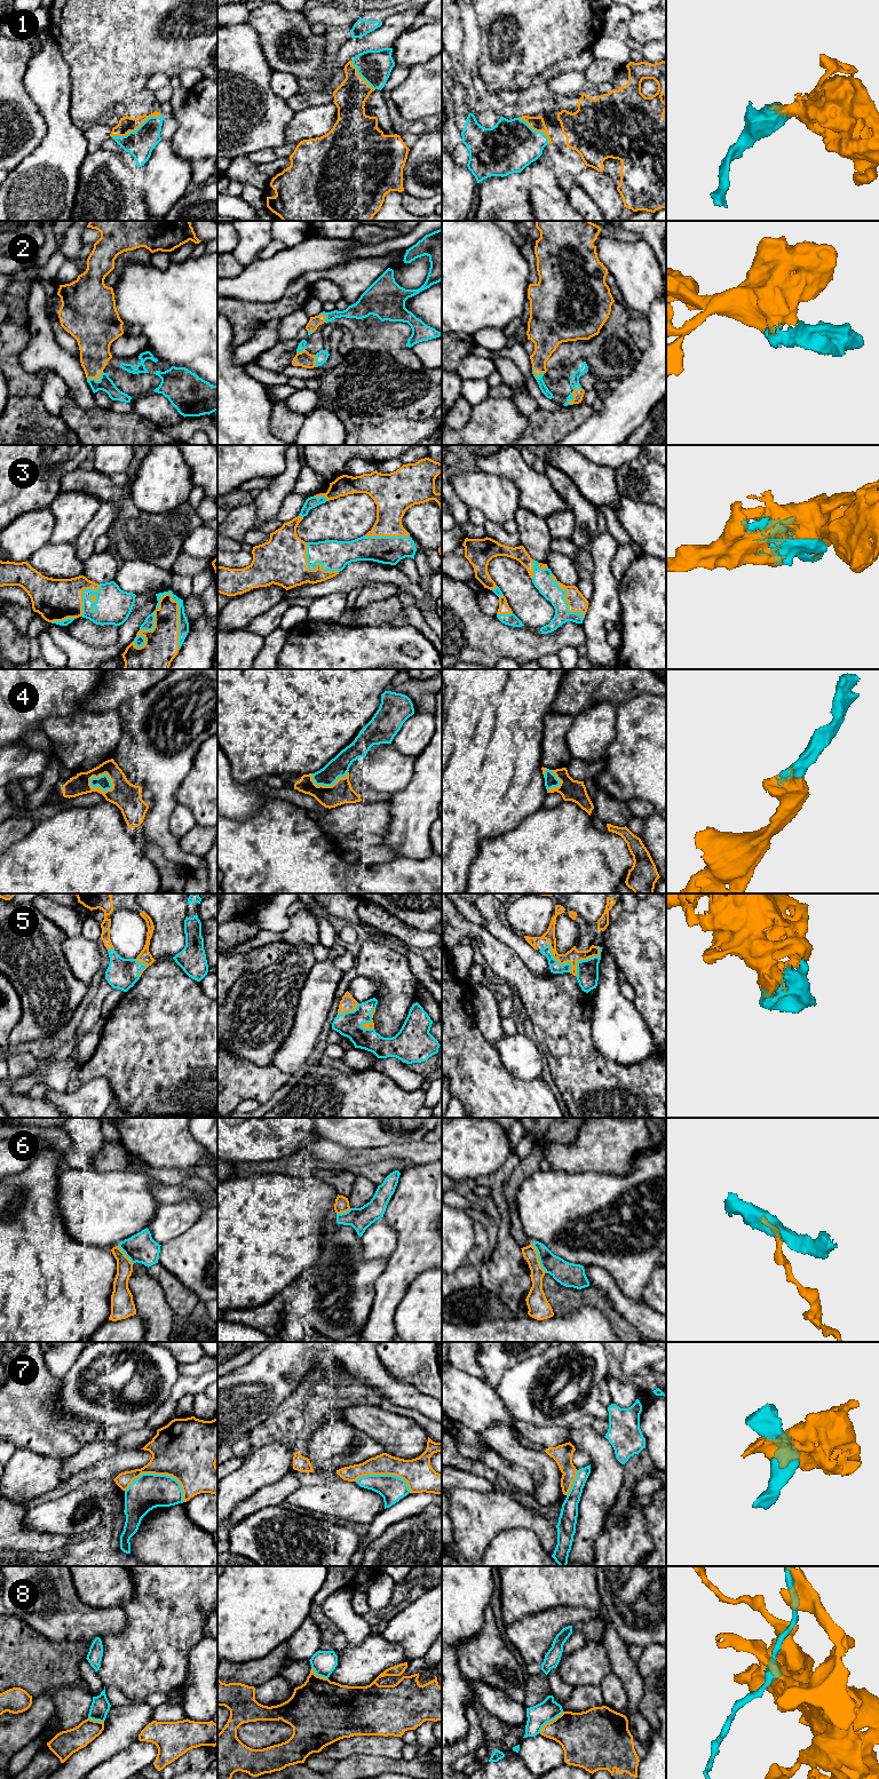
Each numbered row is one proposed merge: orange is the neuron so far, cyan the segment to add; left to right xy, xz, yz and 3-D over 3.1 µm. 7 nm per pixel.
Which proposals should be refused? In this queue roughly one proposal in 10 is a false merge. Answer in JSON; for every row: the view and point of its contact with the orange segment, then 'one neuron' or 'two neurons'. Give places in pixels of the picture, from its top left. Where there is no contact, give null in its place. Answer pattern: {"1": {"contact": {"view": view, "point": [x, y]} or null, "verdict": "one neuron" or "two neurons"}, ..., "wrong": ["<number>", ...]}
{"1": {"contact": {"view": "xy", "point": [136, 128]}, "verdict": "one neuron"}, "2": {"contact": {"view": "xy", "point": [96, 380]}, "verdict": "one neuron"}, "3": {"contact": {"view": "xy", "point": [177, 618]}, "verdict": "one neuron"}, "4": {"contact": {"view": "xy", "point": [97, 786]}, "verdict": "one neuron"}, "5": {"contact": {"view": "yz", "point": [585, 959]}, "verdict": "one neuron"}, "6": {"contact": {"view": "yz", "point": [538, 1257]}, "verdict": "two neurons"}, "7": {"contact": {"view": "xy", "point": [160, 1474]}, "verdict": "two neurons"}, "8": {"contact": {"view": "yz", "point": [549, 1722]}, "verdict": "two neurons"}, "wrong": ["6", "7", "8"]}

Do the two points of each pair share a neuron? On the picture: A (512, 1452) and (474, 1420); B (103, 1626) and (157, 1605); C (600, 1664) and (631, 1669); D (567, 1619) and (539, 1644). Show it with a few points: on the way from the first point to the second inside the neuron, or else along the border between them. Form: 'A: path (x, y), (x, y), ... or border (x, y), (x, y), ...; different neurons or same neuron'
A: border (512, 1429), (505, 1424), (492, 1423), (478, 1435); different neurons
B: border (119, 1607), (126, 1626), (108, 1635); different neurons
C: border (601, 1643), (606, 1650), (611, 1670); different neurons
D: path (559, 1621), (544, 1636); same neuron

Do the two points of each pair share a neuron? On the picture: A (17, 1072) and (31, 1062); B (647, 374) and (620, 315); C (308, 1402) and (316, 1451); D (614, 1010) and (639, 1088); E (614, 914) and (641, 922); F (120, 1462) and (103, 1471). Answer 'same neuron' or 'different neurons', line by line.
A: same neuron
B: different neurons
C: different neurons
D: different neurons
E: different neurons
F: same neuron

